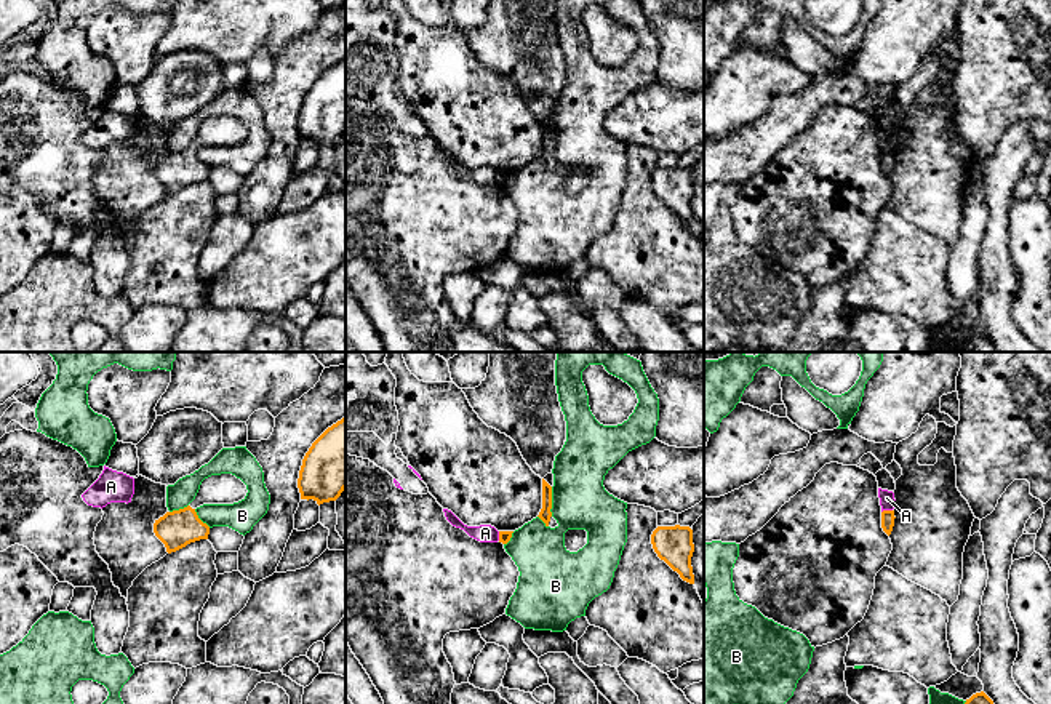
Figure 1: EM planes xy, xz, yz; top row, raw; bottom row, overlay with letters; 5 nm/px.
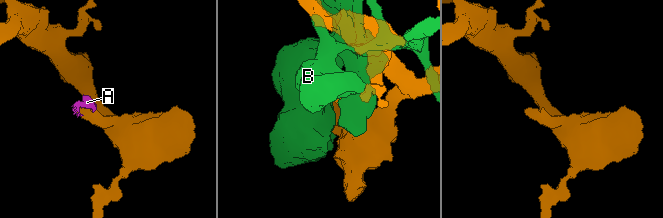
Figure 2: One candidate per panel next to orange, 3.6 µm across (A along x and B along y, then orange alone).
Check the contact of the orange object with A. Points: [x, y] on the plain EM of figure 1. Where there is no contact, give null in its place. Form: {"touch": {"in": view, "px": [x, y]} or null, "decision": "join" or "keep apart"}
{"touch": {"in": "yz", "px": [887, 152]}, "decision": "keep apart"}

